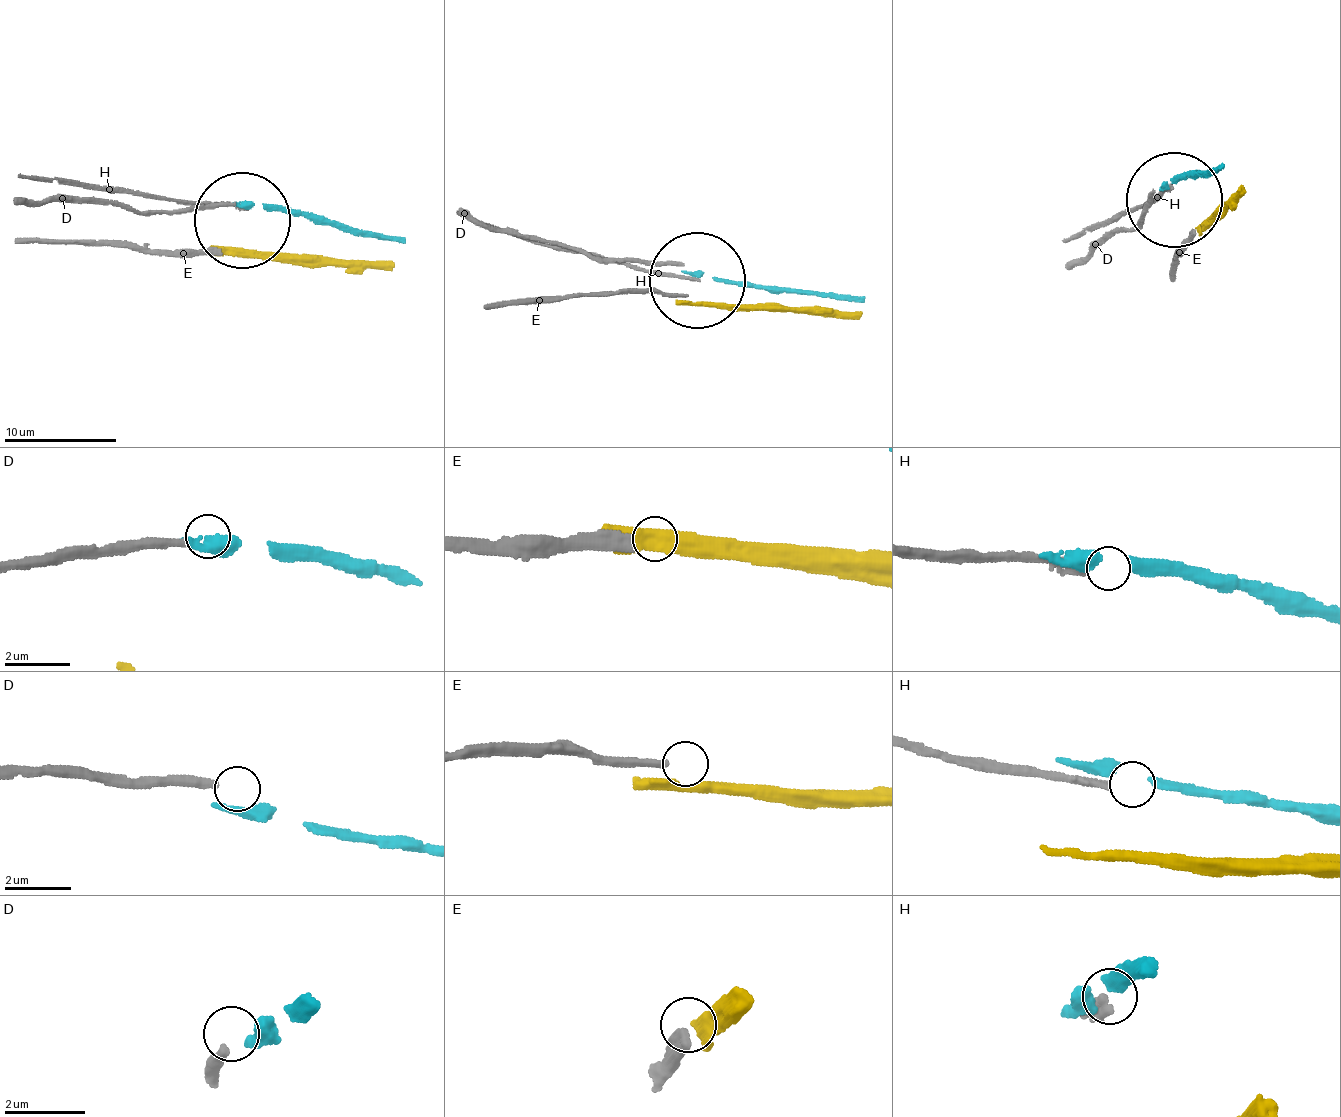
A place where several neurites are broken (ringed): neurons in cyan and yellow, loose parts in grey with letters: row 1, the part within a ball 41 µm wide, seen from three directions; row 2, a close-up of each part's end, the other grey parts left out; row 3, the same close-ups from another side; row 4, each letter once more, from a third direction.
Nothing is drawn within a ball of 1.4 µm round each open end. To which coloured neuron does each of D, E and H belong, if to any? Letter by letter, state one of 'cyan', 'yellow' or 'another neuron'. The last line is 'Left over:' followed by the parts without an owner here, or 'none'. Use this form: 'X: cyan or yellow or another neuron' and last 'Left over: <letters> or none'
D: another neuron
E: another neuron
H: another neuron
Left over: D, E, H

